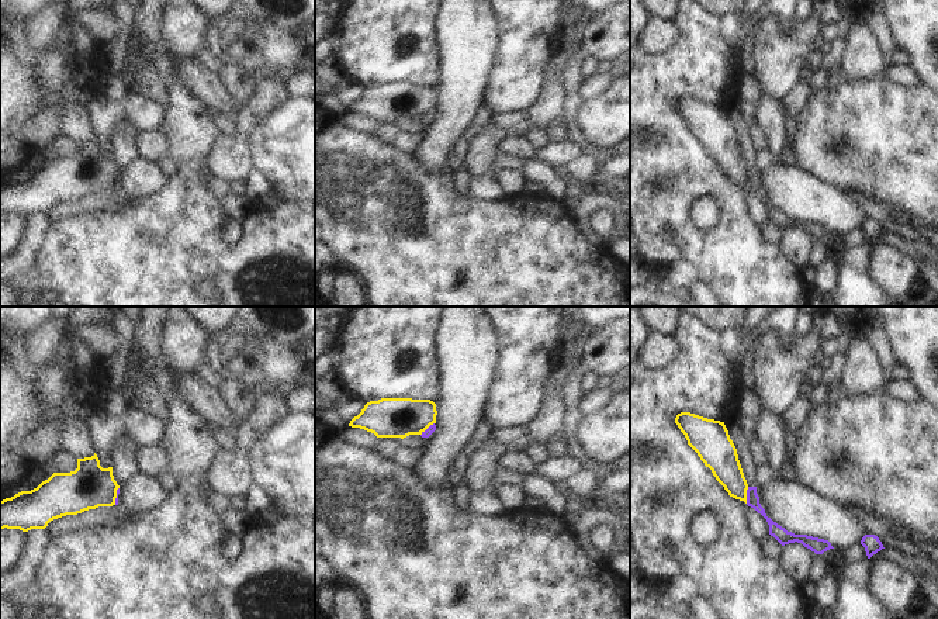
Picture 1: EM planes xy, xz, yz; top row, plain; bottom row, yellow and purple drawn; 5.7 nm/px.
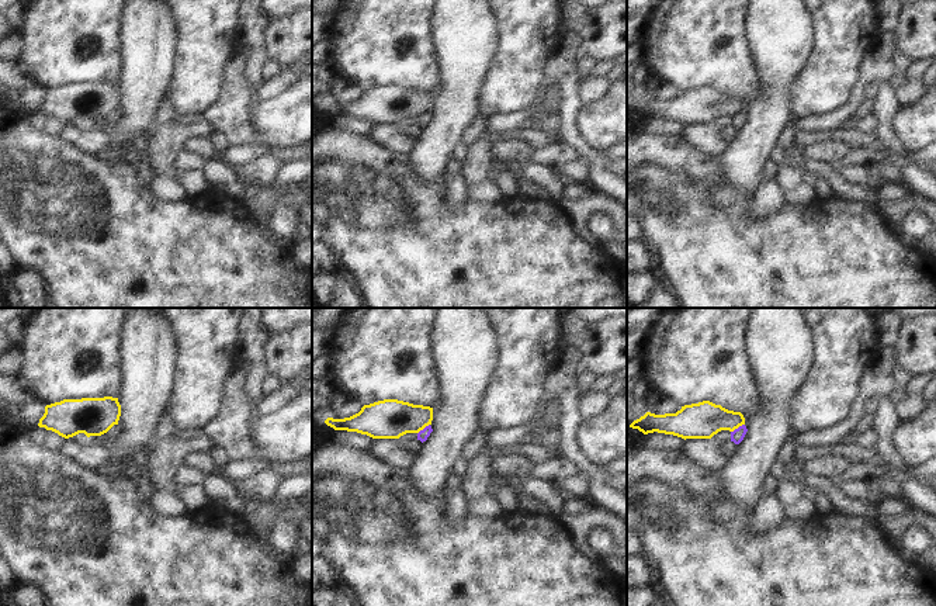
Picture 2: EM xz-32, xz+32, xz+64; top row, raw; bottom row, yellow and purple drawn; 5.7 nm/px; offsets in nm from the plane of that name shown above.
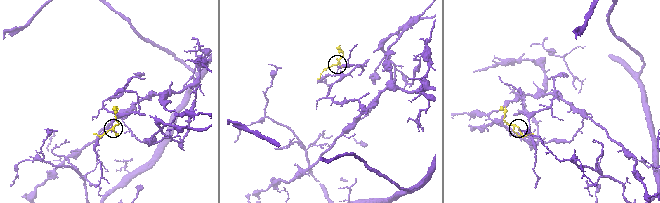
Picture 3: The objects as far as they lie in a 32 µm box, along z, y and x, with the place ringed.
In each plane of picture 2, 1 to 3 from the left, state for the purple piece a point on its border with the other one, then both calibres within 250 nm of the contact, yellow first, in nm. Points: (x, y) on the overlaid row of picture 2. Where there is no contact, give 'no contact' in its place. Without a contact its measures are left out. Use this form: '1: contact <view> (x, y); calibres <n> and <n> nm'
1: no contact
2: contact xz+32 (423, 428); calibres 220 and 60 nm
3: contact xz+64 (737, 428); calibres 200 and 80 nm

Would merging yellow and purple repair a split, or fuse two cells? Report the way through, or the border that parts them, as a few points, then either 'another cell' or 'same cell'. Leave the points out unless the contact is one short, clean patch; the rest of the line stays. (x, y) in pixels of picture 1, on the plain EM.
border along yz (748, 172), (746, 187); another cell

